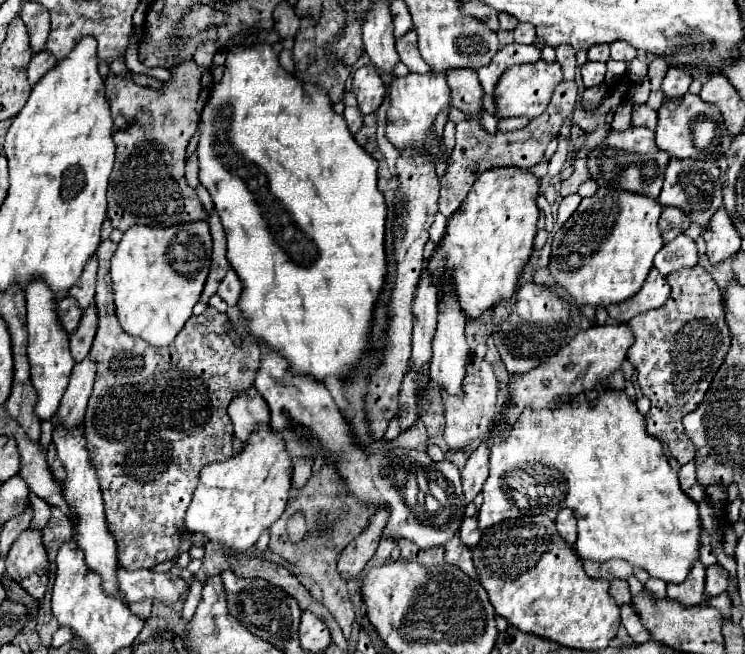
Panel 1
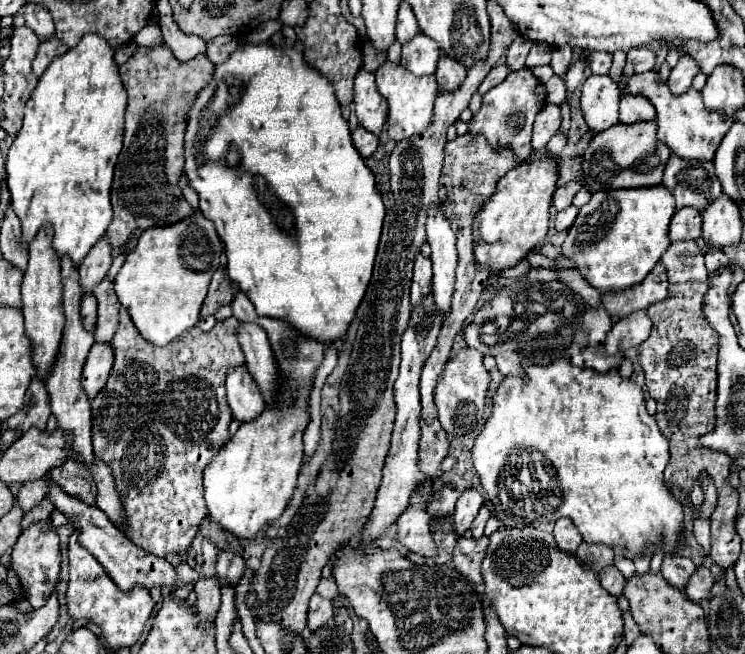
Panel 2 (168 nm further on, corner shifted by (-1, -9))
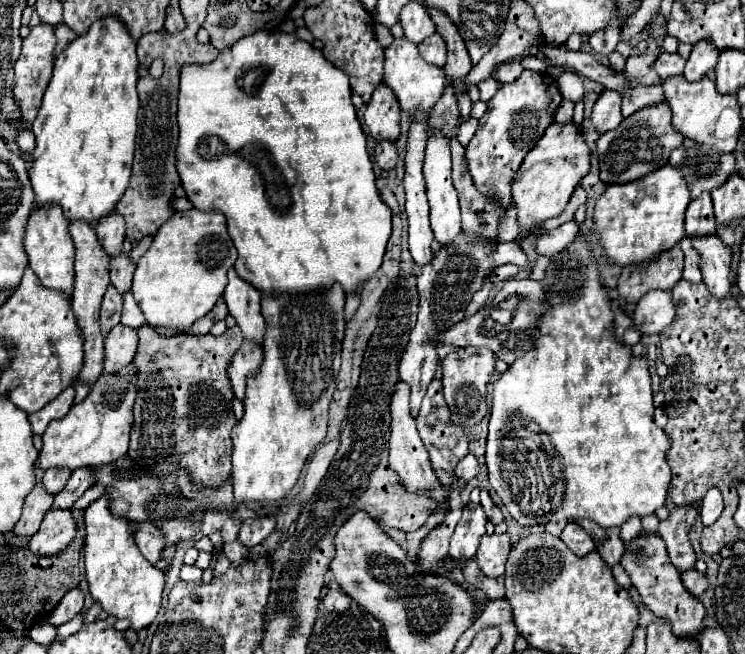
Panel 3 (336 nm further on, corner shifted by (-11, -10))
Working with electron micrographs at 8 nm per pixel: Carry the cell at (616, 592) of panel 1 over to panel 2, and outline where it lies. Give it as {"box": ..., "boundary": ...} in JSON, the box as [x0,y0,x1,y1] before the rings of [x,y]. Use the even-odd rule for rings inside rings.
{"box":[599,568,625,598],"boundary":[[[609,568],[605,572],[599,574],[601,578],[601,586],[615,598],[619,598],[623,594],[623,586],[625,586],[625,578],[617,568]]]}

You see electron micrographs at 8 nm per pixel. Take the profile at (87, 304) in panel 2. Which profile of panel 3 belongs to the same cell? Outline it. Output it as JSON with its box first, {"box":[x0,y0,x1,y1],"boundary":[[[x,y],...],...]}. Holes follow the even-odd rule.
{"box":[101,285,123,333],"boundary":[[[109,285],[107,293],[103,297],[103,305],[101,305],[101,331],[109,333],[121,319],[121,311],[123,311],[123,297],[121,293]]]}

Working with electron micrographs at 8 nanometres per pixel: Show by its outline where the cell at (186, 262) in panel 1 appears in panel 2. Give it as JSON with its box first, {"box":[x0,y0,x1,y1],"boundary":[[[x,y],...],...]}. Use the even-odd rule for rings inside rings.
{"box":[115,212,221,348],"boundary":[[[195,212],[193,216],[185,218],[185,222],[177,222],[173,226],[163,228],[147,228],[139,236],[137,246],[127,254],[125,264],[121,266],[115,278],[115,292],[119,296],[121,306],[127,308],[137,332],[147,342],[161,348],[173,342],[177,336],[185,334],[199,322],[201,304],[207,296],[211,276],[219,264],[221,264],[221,242],[215,232],[215,226],[201,212]]]}

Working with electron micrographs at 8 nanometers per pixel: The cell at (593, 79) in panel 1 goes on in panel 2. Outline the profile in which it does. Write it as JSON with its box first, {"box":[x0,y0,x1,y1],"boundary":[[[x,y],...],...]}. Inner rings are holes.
{"box":[581,76,619,132],"boundary":[[[589,76],[581,90],[581,110],[593,132],[619,122],[619,88],[609,76]]]}

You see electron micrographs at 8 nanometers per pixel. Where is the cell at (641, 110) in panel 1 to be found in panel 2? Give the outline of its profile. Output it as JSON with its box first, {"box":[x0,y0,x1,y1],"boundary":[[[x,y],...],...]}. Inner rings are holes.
{"box":[621,96,655,124],"boundary":[[[625,96],[621,100],[621,122],[623,124],[637,124],[637,122],[653,122],[655,110],[653,104],[643,96]]]}

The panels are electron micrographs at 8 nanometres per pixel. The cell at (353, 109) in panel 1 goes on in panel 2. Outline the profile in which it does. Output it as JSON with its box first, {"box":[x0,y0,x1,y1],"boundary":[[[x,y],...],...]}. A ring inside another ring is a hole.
{"box":[351,124,379,158],"boundary":[[[361,124],[355,130],[351,130],[351,138],[353,138],[353,144],[363,158],[369,158],[377,150],[377,144],[379,144],[377,134],[365,130]]]}

